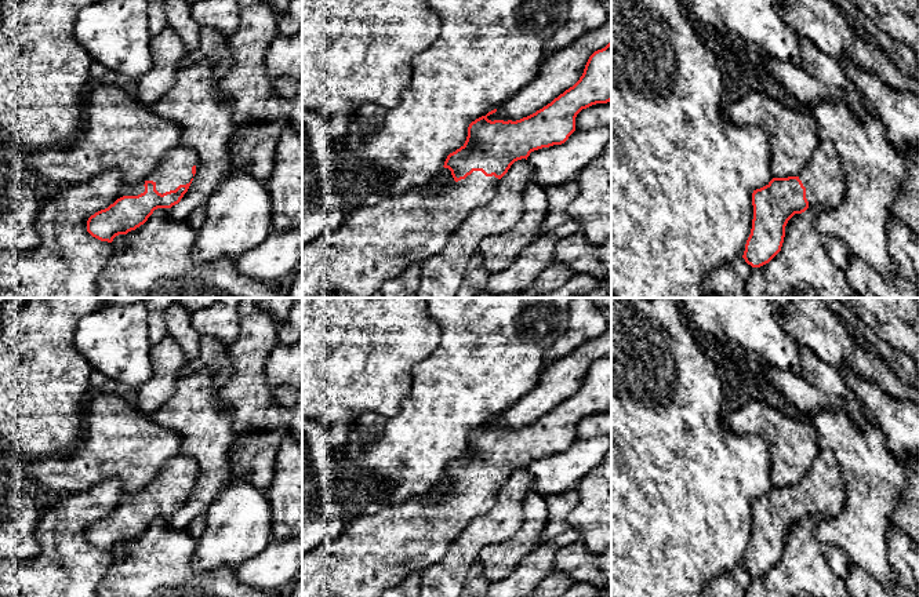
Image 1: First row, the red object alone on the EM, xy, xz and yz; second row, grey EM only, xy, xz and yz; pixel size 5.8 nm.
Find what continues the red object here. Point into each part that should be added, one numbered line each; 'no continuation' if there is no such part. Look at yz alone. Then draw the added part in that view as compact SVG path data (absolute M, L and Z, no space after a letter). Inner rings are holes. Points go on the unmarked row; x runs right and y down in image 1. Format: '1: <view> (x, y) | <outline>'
1: yz (823, 486) | M821 449L809 472L798 484L806 496L809 517L833 518L846 502L846 488L836 458Z

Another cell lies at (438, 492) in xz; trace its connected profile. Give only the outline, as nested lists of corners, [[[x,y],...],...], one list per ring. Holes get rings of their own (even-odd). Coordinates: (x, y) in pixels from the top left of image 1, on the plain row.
[[[443,476],[439,484],[431,492],[418,496],[418,499],[424,503],[439,503],[450,485],[451,480]]]

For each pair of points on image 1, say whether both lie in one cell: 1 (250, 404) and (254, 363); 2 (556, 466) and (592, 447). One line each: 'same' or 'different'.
1: same
2: same

